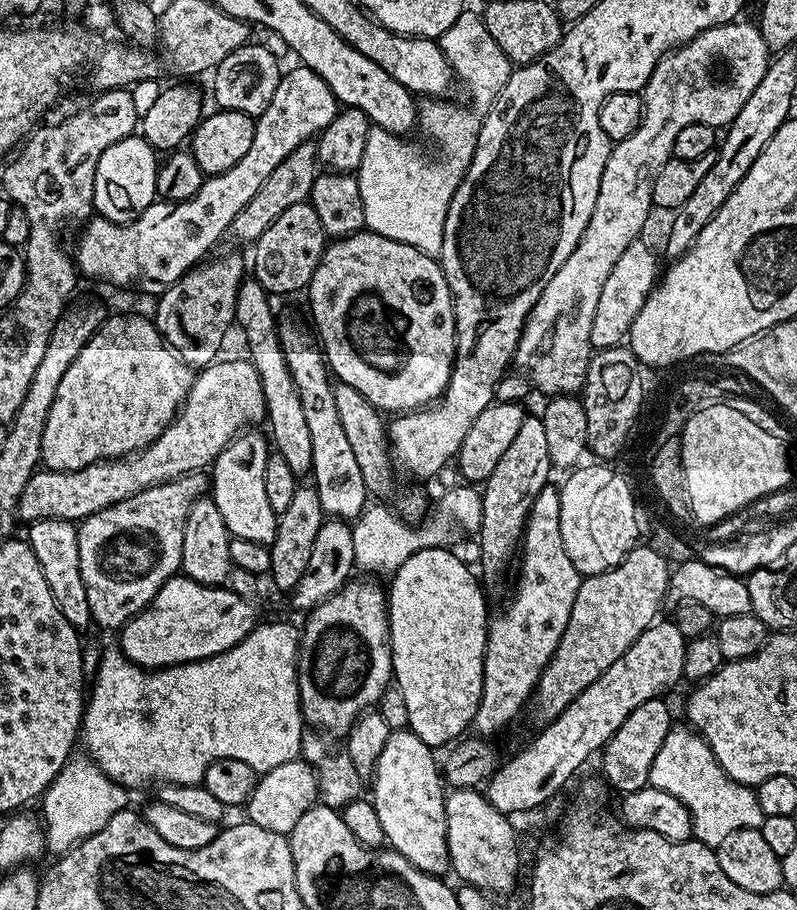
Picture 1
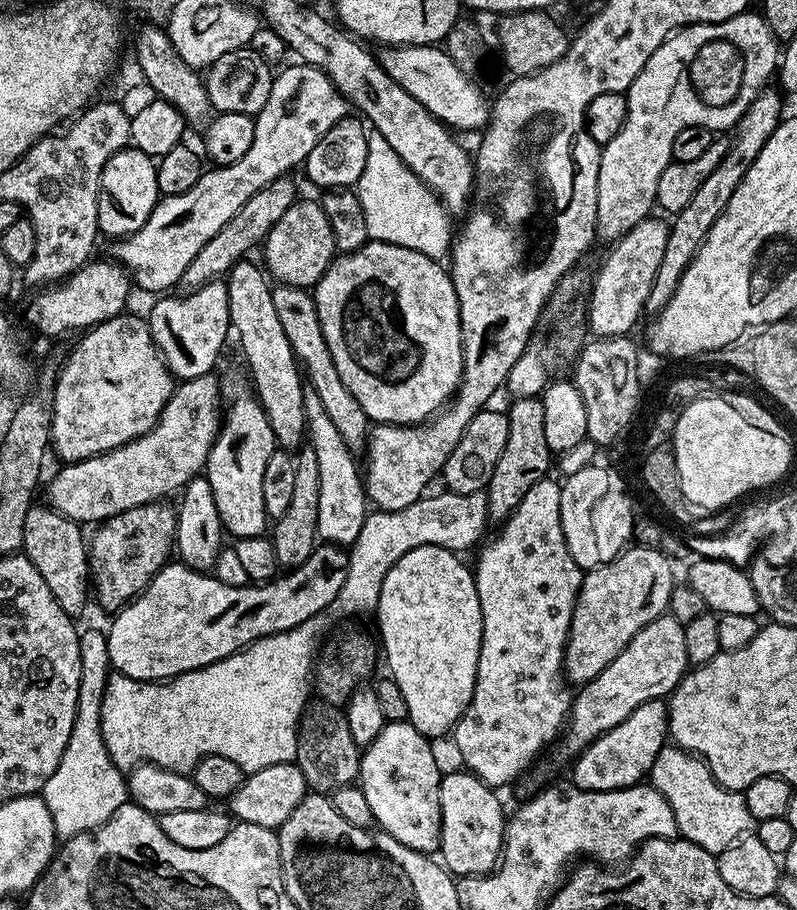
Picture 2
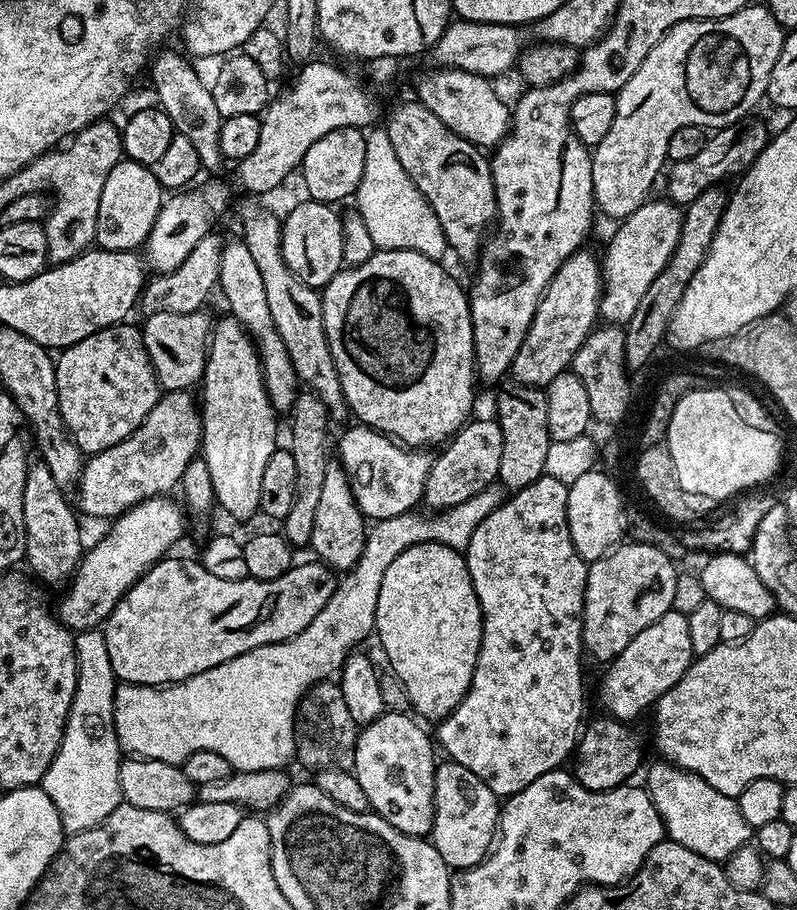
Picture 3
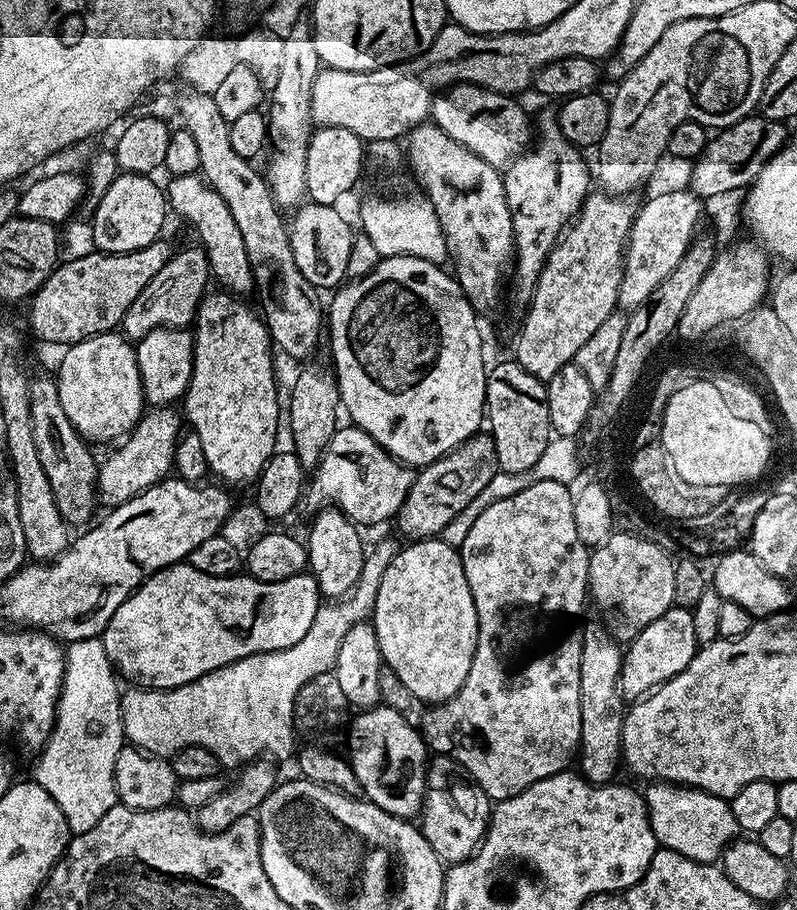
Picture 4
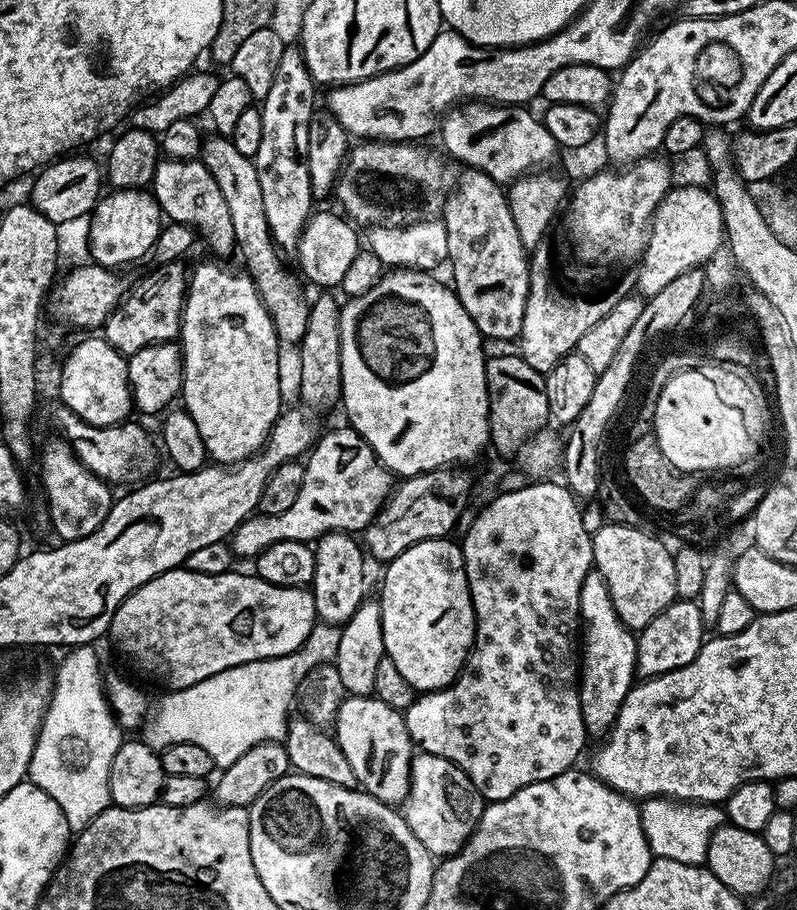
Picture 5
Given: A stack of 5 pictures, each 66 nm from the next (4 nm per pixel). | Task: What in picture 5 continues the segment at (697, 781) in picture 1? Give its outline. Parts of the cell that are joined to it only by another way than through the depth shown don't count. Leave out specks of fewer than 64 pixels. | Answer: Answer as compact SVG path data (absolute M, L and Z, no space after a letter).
M649 796L639 805L642 830L653 857L670 858L674 862L703 865L707 858L707 846L711 835L726 823L724 809L720 804L694 804L690 800L673 800L667 796Z

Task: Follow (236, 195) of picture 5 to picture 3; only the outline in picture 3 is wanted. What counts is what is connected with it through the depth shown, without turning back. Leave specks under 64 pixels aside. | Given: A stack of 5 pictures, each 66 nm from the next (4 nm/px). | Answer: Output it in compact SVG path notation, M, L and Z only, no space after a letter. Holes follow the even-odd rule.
M165 47L165 52L157 51L150 60L152 80L150 87L156 91L160 99L159 107L172 119L172 127L179 135L190 138L194 150L198 150L201 169L216 168L222 164L220 155L220 125L222 118L218 114L218 106L214 103L211 88L202 84L195 74L193 61L183 51ZM248 198L240 208L240 216L244 219L242 239L262 273L270 314L274 318L274 326L278 326L282 342L286 345L286 354L290 354L290 362L294 362L294 370L301 385L325 404L329 417L333 421L349 419L350 409L344 397L342 382L338 378L338 366L334 362L334 354L330 354L330 342L326 338L321 293L306 286L306 282L298 279L294 270L286 266L286 258L282 258L280 249L281 217L263 212L252 200L255 199Z

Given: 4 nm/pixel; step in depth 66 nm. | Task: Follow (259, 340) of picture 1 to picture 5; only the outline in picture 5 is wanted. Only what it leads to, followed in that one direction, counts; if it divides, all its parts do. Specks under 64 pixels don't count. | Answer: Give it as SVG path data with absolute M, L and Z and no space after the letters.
M161 159L156 173L152 175L150 191L159 202L161 213L169 221L195 229L199 239L208 243L213 257L228 258L224 256L237 251L234 222L230 222L230 206L226 206L226 198L222 198L222 190L218 190L218 182L214 182L214 174L210 174L203 159Z

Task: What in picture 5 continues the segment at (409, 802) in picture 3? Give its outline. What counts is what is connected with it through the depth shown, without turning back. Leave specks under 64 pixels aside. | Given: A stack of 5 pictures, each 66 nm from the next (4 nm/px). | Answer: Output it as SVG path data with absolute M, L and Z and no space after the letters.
M345 695L334 725L334 735L346 762L354 769L357 785L384 804L403 805L410 790L414 745L406 730L403 711L392 709L374 695Z

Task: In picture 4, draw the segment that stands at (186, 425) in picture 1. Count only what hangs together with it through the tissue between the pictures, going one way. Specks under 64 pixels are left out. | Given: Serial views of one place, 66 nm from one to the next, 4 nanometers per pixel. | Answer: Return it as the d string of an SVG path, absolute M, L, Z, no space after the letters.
M172 406L153 407L141 416L123 443L116 446L121 448L114 449L102 460L96 473L96 491L101 505L115 506L126 502L165 479L173 471L176 444L182 435L181 417L178 412L176 417L175 411L177 409Z

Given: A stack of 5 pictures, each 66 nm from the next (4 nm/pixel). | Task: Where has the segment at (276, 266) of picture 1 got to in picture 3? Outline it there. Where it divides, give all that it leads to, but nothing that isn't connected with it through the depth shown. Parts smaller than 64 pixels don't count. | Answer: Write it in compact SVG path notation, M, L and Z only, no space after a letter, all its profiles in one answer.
M304 198L283 217L280 226L280 249L282 258L286 258L286 266L294 270L294 274L306 286L322 290L345 267L342 254L342 216L330 204L323 204L311 198Z

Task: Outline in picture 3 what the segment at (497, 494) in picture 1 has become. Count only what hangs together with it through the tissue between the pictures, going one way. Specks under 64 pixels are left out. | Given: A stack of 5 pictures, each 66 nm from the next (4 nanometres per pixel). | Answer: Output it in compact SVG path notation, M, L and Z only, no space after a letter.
M513 383L512 388L504 388L496 400L495 419L500 422L502 430L502 466L498 466L498 480L509 493L522 490L533 484L539 476L545 475L546 456L552 444L552 438L547 430L547 398L539 387Z

